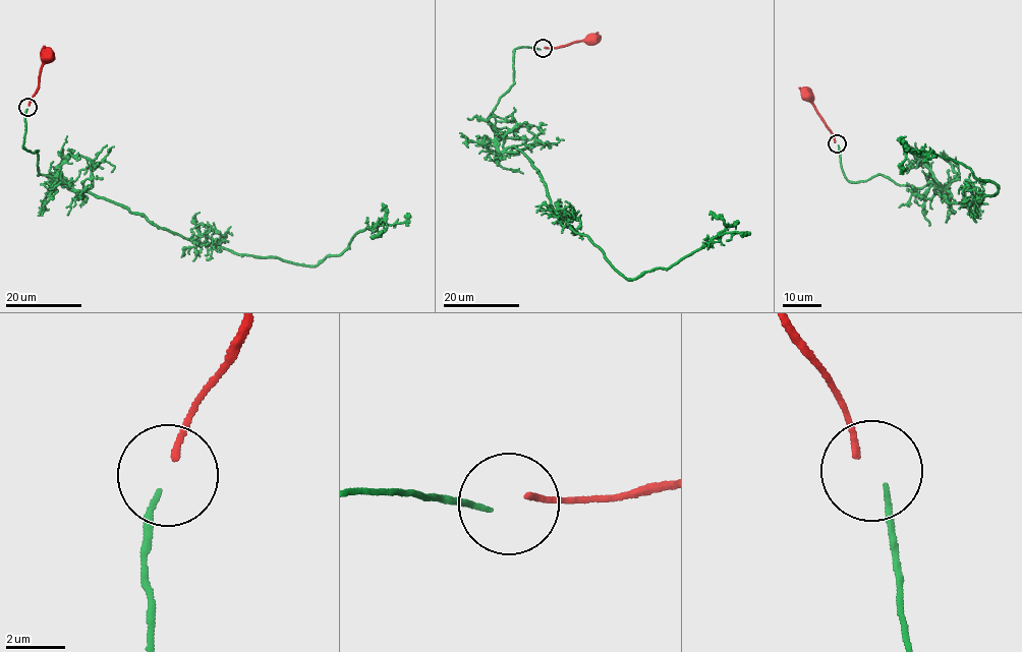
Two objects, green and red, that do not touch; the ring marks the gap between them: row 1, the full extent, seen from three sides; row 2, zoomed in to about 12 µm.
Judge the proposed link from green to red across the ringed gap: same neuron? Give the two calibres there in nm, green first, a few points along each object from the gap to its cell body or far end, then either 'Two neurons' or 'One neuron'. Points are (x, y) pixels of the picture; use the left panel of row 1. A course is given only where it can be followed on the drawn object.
Thickness 180 nm (green) against 200 nm. Course of green: (27, 109), (23, 146), (38, 152), (38, 174), (187, 239), (313, 265), (384, 220), (385, 230), (370, 236). Course of red: (29, 105), (46, 57). Two neurons

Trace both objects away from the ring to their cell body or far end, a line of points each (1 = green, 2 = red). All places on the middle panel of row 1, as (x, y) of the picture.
1: (541, 49), (515, 50), (489, 123), (575, 232), (631, 279), (710, 244), (727, 225), (710, 211)
2: (545, 47), (590, 41)

